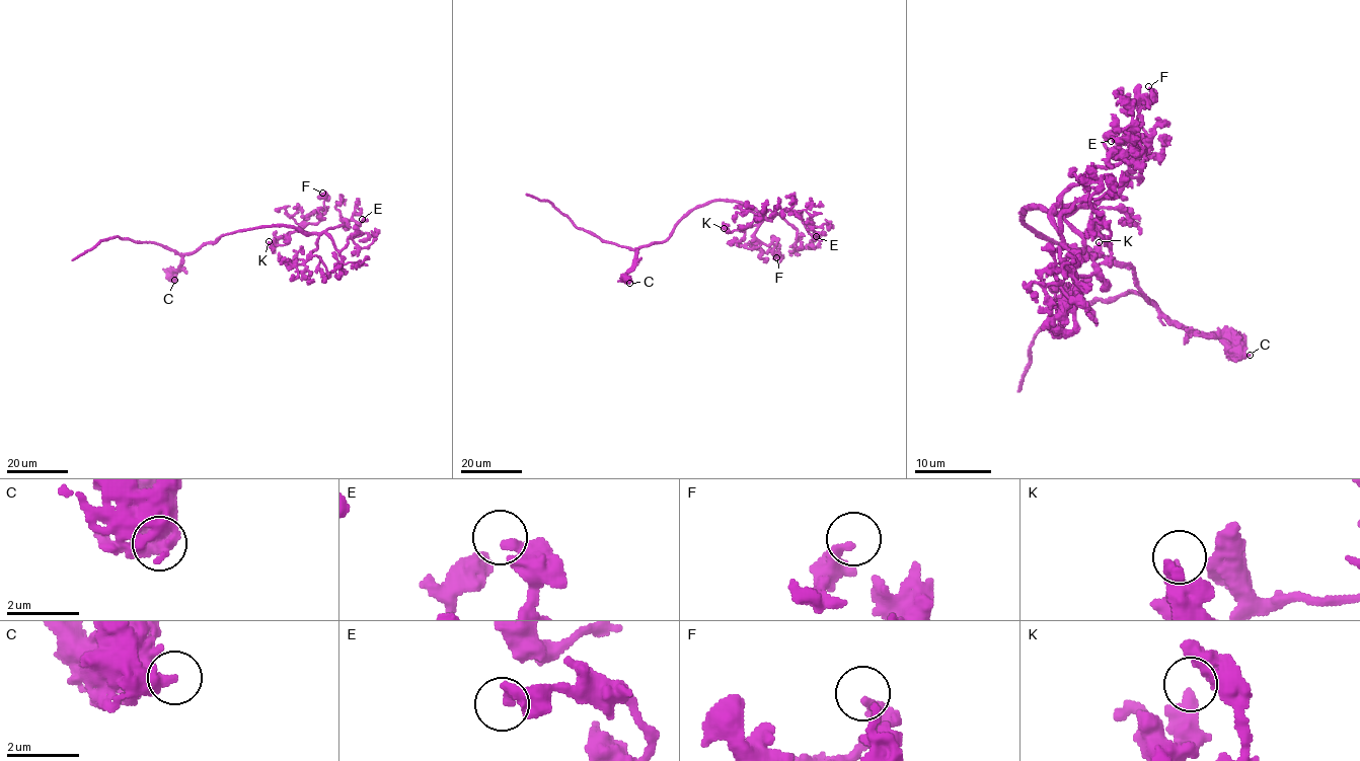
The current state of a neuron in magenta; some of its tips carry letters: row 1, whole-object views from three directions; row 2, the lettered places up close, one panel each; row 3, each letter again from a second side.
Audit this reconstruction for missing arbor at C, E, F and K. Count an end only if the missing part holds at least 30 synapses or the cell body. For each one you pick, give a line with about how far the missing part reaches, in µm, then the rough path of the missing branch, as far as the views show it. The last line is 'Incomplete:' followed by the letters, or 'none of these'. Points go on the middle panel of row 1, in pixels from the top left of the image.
Incomplete: none of these

